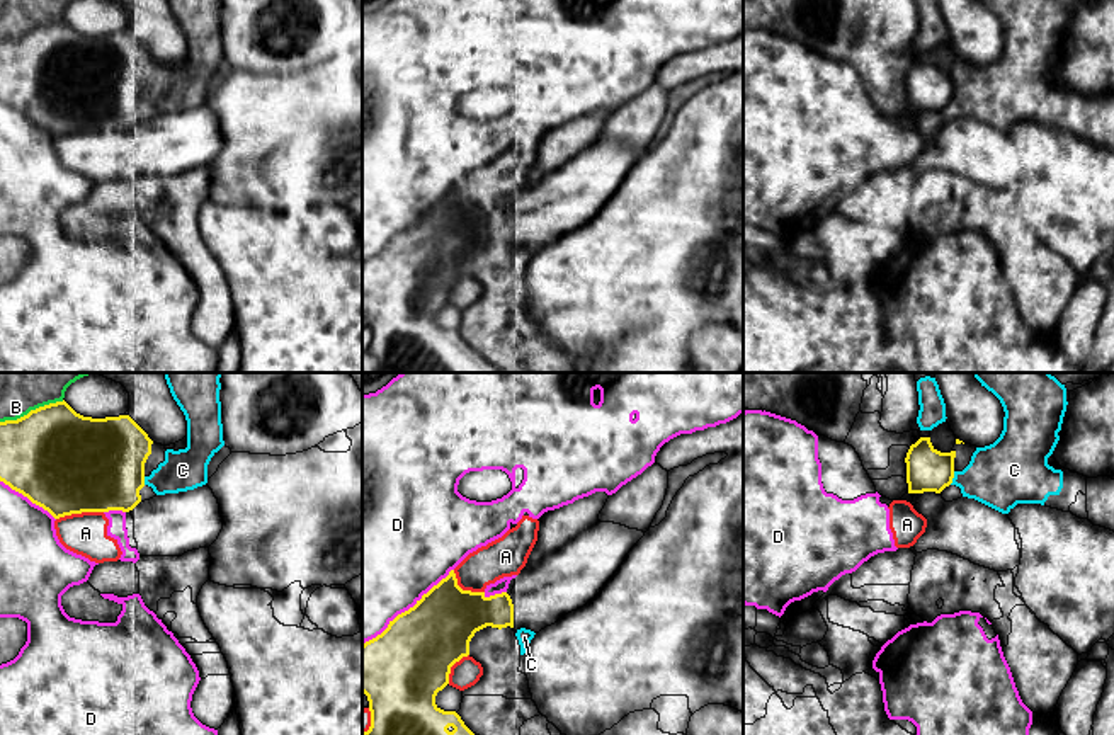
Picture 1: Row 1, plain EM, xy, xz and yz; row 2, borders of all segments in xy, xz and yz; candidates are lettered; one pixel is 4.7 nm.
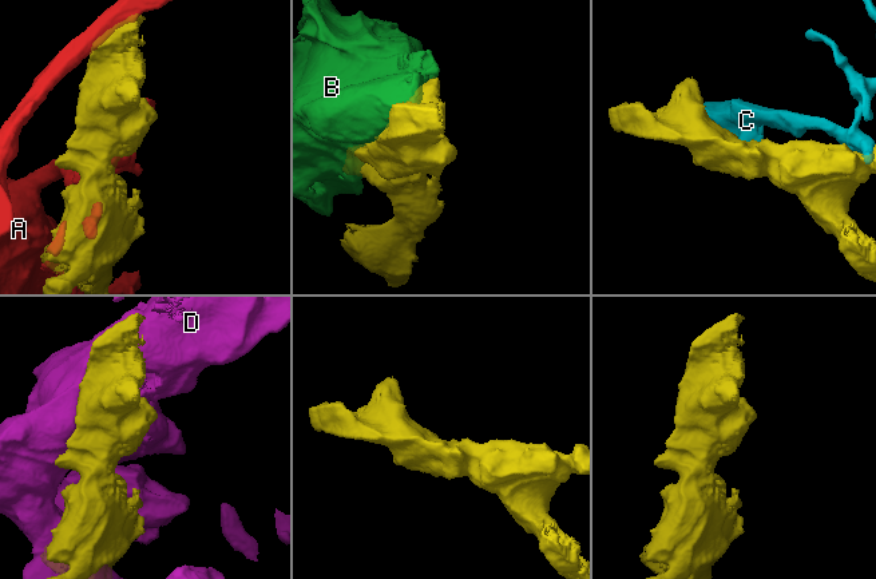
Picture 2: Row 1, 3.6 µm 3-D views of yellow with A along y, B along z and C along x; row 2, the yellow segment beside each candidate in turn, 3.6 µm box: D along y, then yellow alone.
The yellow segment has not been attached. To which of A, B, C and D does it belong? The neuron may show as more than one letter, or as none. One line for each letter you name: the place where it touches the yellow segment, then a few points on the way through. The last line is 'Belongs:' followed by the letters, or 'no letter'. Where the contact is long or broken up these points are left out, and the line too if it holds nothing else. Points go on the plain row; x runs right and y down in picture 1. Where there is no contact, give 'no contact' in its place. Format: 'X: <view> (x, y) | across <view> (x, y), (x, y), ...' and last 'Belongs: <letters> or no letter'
Belongs: no letter

